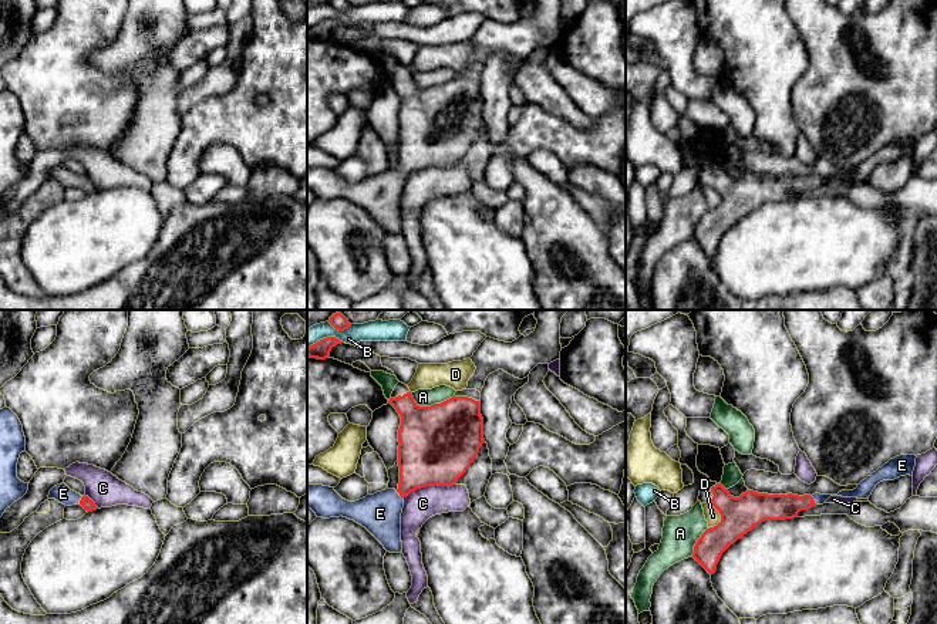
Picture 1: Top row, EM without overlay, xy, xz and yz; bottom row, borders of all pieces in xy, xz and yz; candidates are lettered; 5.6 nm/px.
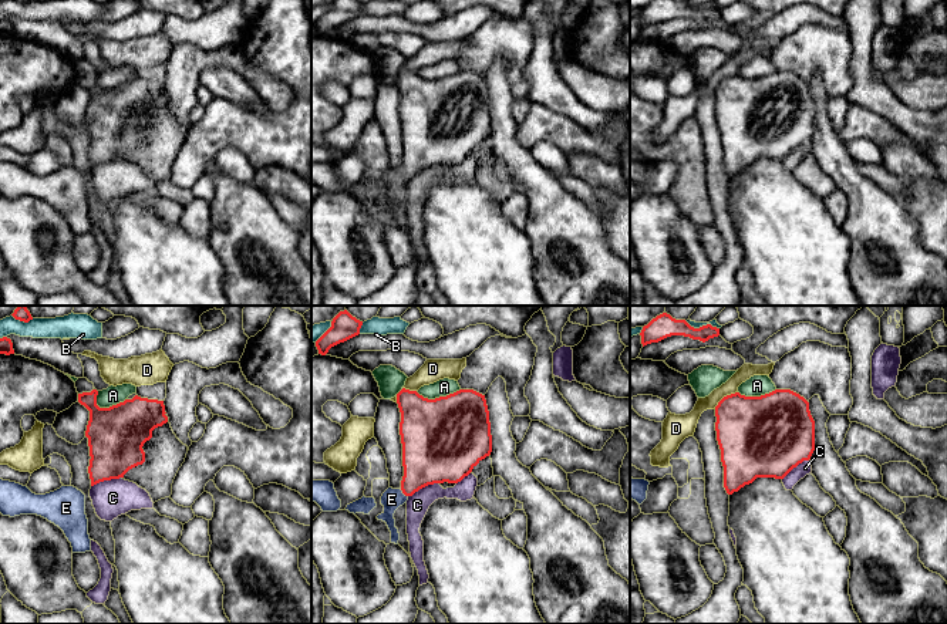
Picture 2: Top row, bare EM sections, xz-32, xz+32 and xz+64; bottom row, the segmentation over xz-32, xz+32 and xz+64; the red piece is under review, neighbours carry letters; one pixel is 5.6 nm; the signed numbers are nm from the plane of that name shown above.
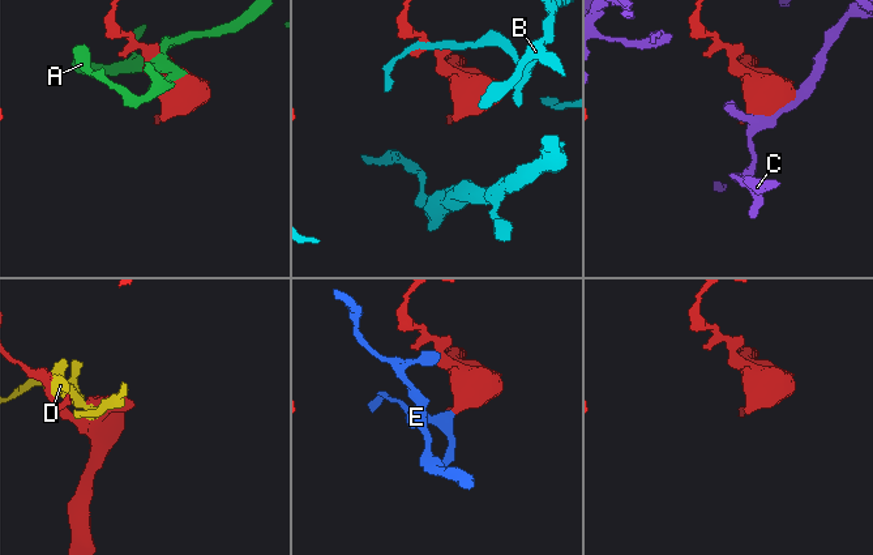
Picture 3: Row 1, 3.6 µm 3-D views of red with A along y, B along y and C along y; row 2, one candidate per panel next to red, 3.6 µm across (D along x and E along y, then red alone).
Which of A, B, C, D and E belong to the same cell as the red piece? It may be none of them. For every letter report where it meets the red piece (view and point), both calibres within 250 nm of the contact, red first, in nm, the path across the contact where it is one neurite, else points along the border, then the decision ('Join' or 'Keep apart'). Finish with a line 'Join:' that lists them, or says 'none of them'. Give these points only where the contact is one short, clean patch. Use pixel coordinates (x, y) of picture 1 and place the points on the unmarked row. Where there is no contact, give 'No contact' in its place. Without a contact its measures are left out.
A: Touches red at xz (431, 87). Thickness 440 nm (red) against 100 nm. Keep apart
B: Touches red at xz (324, 20). Thickness 100 nm (red) against 110 nm. Keep apart
C: Touches red at xz (428, 167). Thickness 440 nm (red) against 180 nm. Keep apart
D: Touches red at yz (720, 195). Thickness 200 nm (red) against 90 nm. Keep apart
E: Touches red at xz (400, 176). Thickness 300 nm (red) against 240 nm. Path across: xz (425, 141), (400, 176), (380, 195). Join
Join: E

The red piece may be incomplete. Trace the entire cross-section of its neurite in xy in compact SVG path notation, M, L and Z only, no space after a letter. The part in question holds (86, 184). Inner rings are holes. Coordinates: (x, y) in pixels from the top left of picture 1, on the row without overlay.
M65 165L57 166L50 172L48 181L55 181L65 188L81 186L87 195L98 189L88 178L71 172Z

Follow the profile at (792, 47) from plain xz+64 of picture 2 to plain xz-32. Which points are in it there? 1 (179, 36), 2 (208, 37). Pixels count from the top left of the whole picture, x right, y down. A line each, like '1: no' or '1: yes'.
1: yes
2: yes

